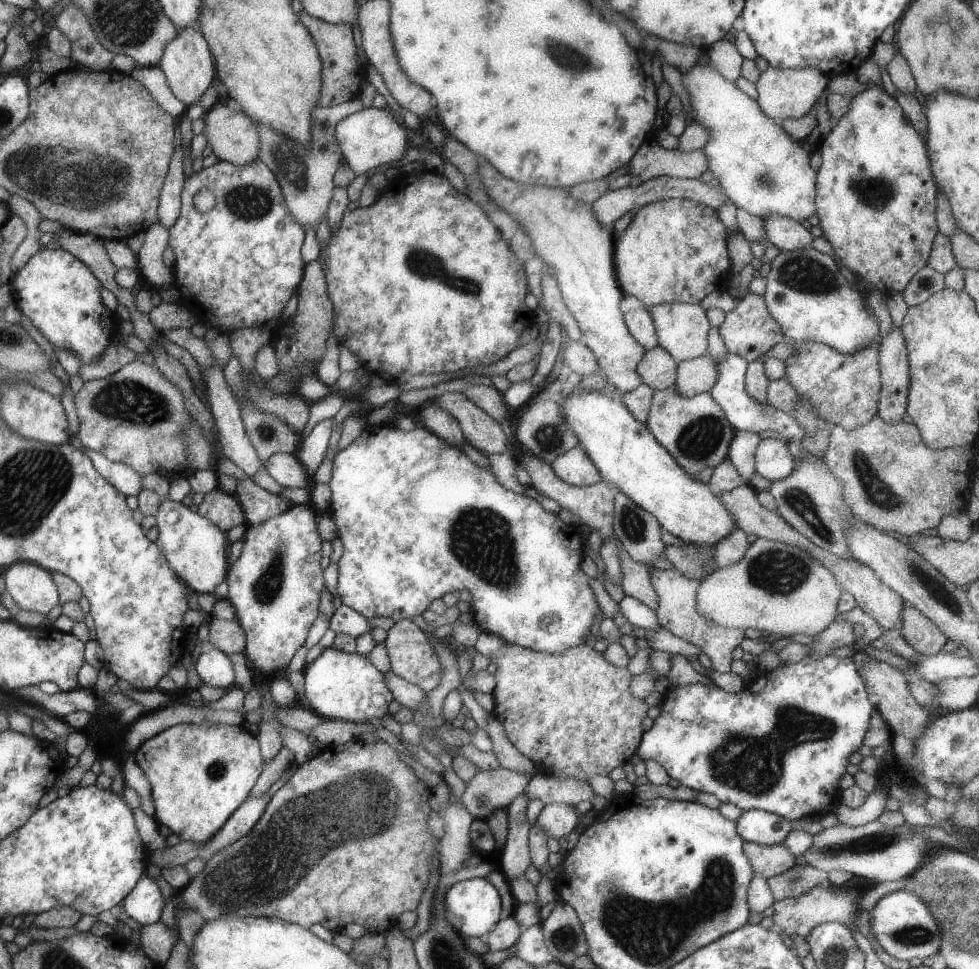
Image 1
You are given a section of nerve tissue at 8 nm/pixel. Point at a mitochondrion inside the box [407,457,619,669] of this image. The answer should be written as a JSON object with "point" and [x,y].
{"point":[482,540]}

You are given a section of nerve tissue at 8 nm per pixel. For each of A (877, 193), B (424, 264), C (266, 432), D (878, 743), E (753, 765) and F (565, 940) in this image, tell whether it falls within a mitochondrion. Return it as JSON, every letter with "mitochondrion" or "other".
{"A":"mitochondrion","B":"mitochondrion","C":"mitochondrion","D":"other","E":"mitochondrion","F":"mitochondrion"}

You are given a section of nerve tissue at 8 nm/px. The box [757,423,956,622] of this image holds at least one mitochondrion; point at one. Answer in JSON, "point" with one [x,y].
{"point":[875,490]}

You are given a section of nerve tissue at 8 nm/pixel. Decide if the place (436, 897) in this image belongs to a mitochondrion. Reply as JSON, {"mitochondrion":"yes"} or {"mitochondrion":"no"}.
{"mitochondrion":"no"}

